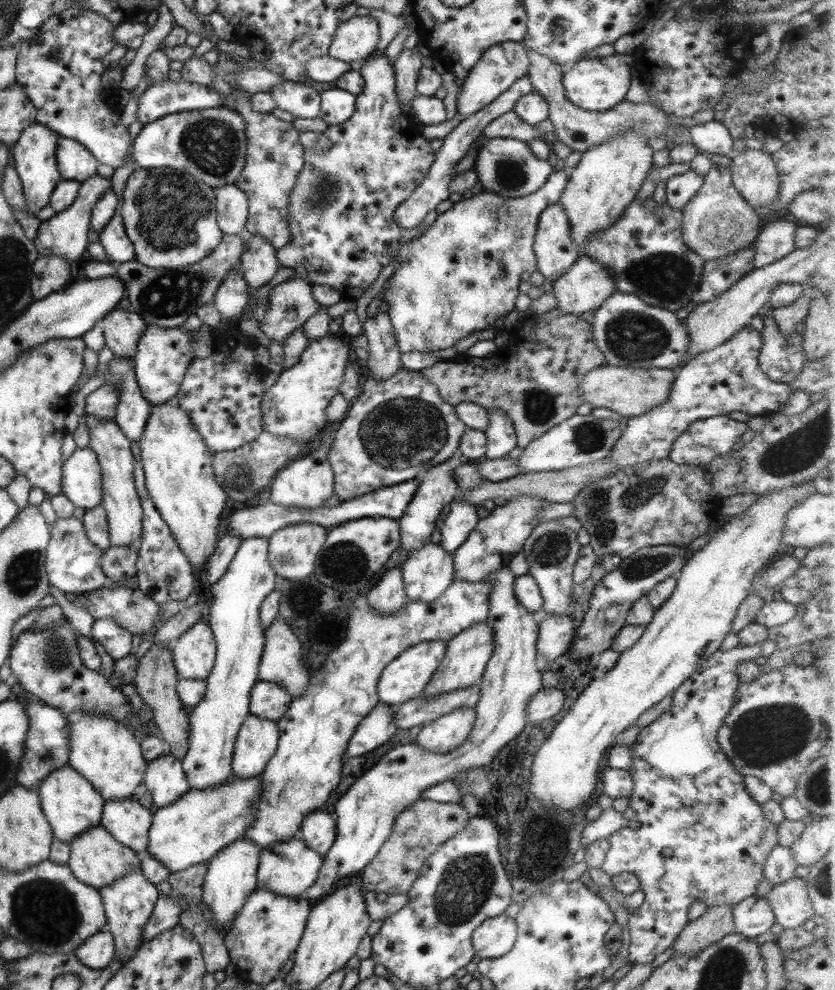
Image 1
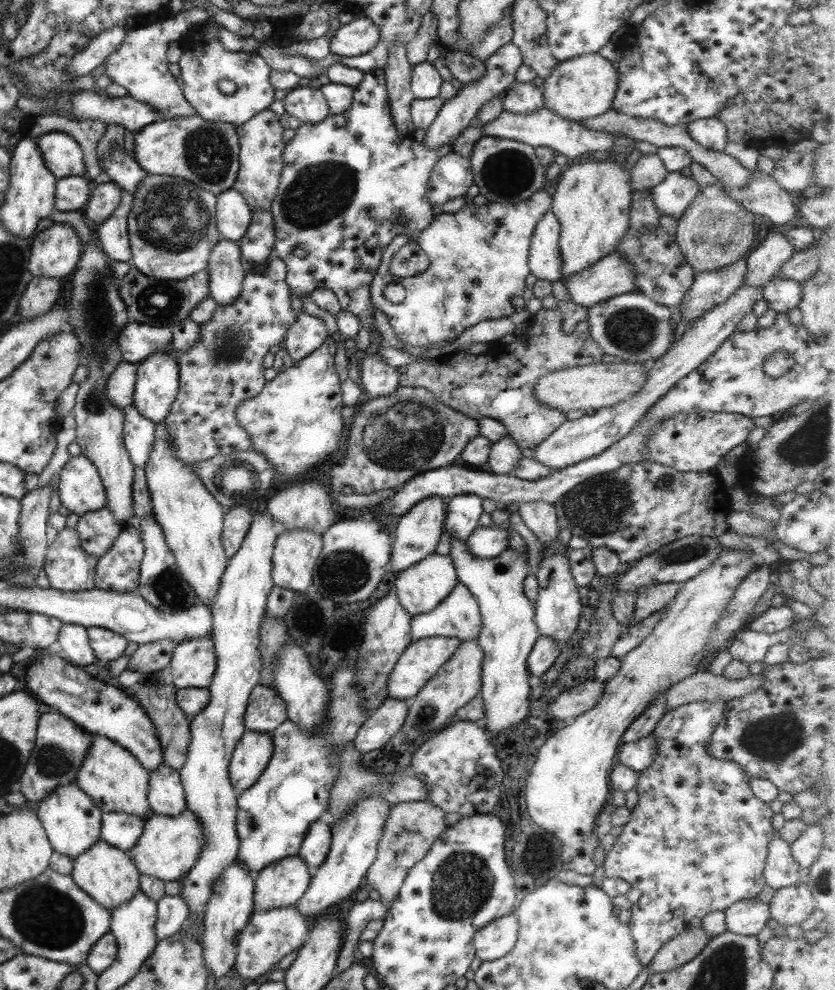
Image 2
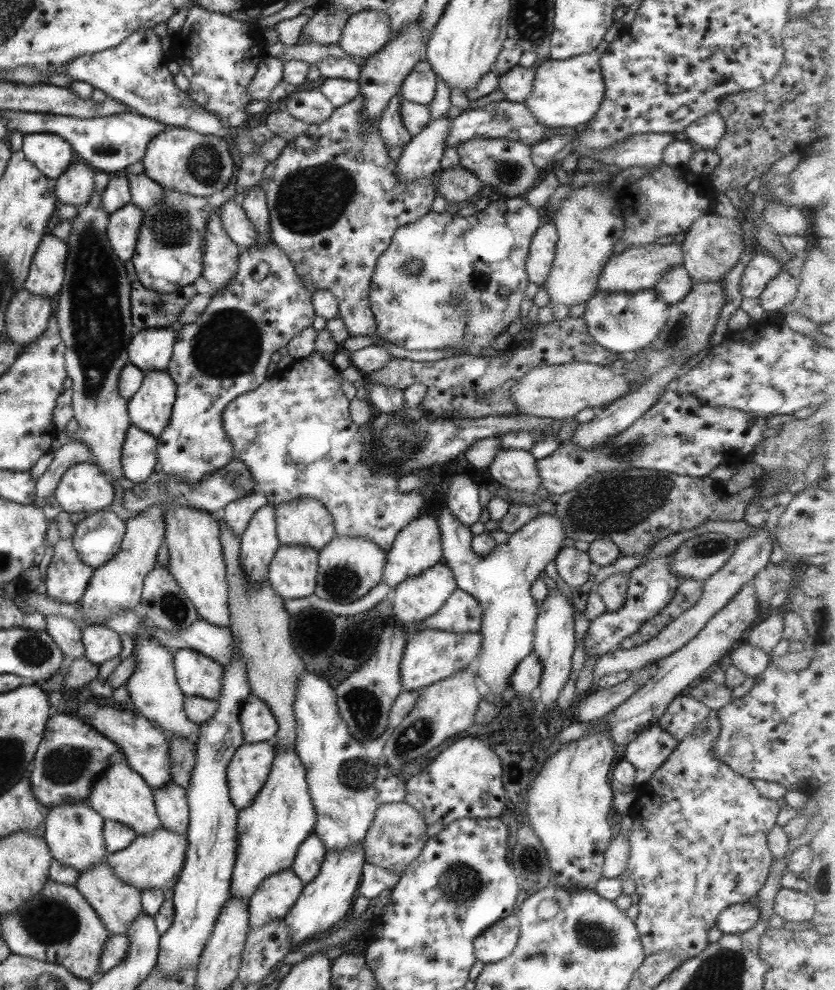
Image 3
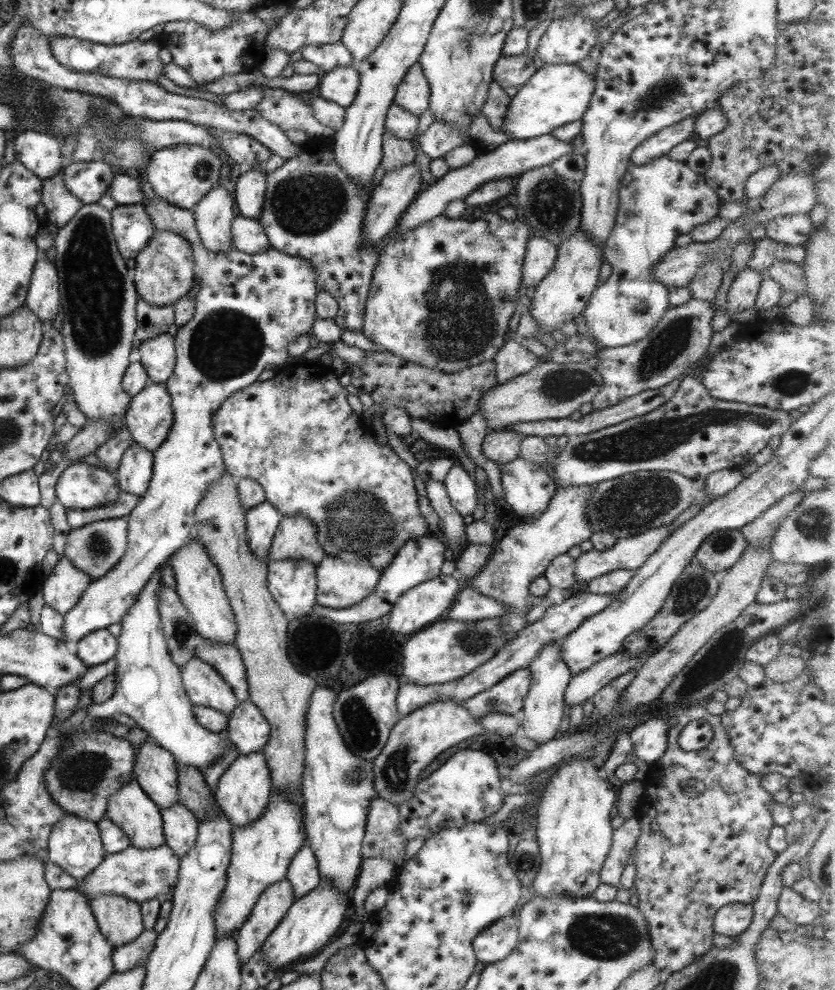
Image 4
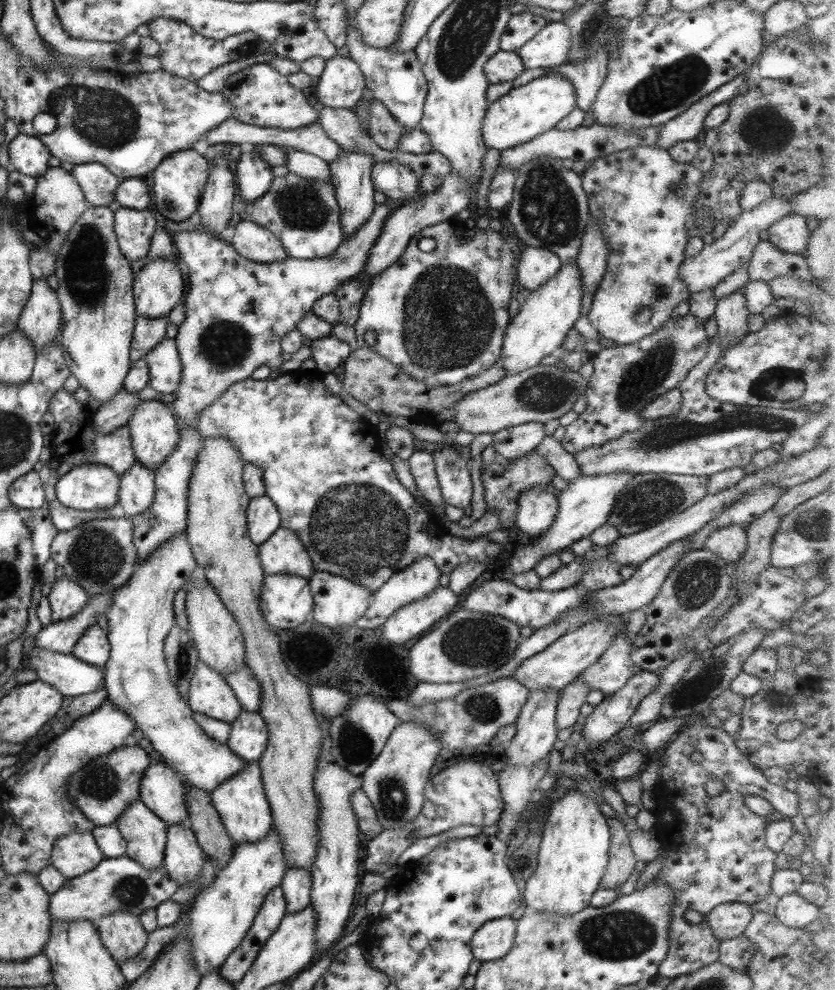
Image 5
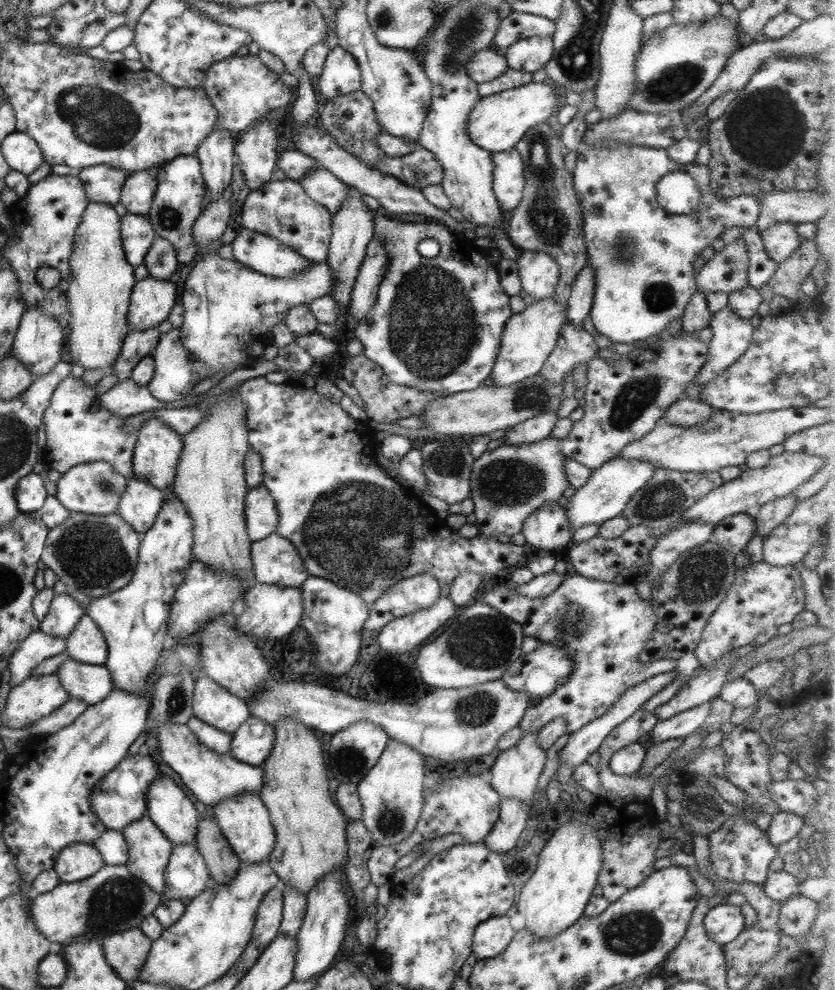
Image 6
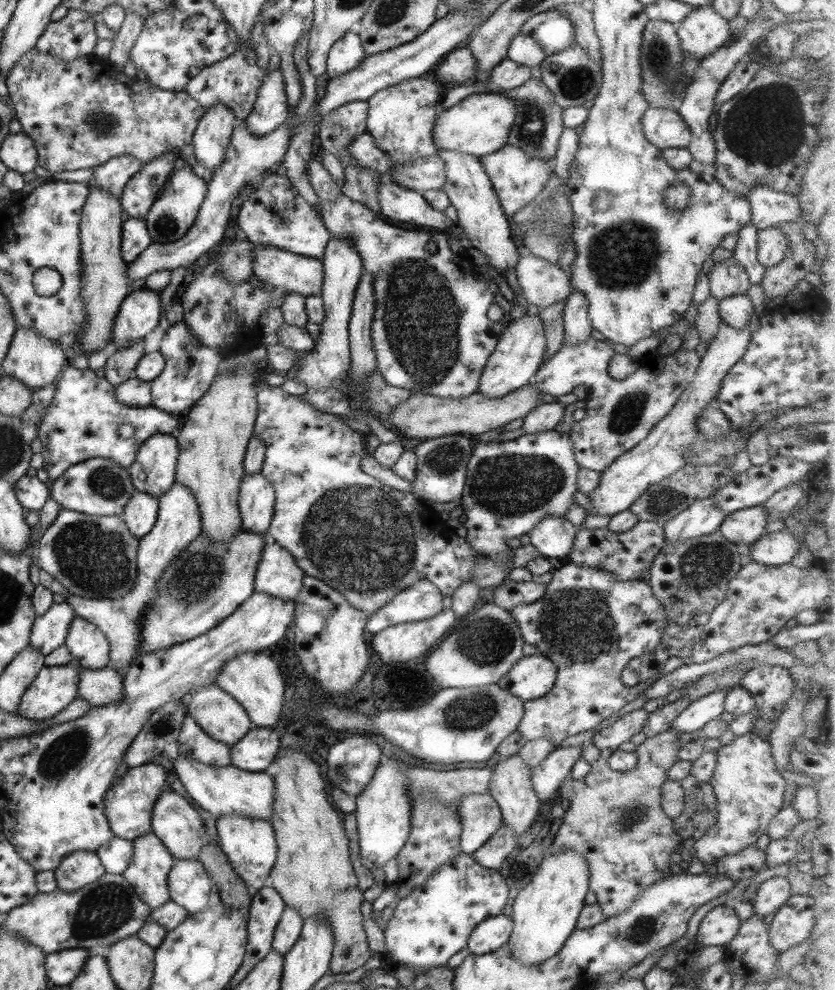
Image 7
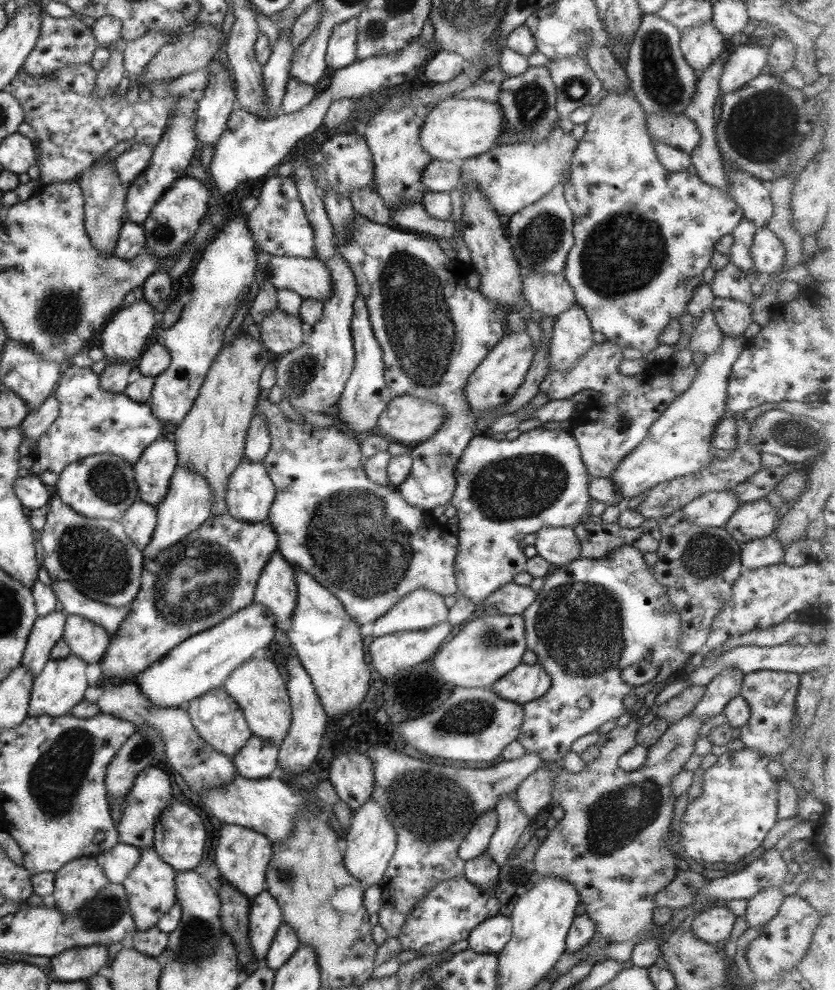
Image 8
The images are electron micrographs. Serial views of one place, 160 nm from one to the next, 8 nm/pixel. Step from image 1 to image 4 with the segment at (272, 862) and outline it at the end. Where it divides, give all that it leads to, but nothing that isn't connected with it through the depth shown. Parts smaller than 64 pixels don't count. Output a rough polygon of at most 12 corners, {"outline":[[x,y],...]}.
{"outline":[[286,878],[259,895],[234,940],[241,966],[294,900]]}

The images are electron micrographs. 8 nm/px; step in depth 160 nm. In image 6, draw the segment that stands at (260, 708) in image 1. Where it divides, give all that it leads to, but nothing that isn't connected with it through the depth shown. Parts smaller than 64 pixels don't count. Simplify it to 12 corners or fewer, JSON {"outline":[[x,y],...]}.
{"outline":[[250,716],[231,737],[229,755],[261,766],[273,726]]}

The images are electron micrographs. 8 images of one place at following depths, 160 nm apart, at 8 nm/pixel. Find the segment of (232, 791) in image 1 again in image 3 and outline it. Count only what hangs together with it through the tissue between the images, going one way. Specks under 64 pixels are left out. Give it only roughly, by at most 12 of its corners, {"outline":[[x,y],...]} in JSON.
{"outline":[[159,826],[104,860],[121,882],[164,891],[185,862],[185,834]]}

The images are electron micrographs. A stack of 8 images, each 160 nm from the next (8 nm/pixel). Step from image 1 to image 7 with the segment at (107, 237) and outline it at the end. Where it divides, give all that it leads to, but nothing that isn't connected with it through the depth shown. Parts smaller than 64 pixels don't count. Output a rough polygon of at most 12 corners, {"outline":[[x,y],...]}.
{"outline":[[144,221],[122,222],[120,257],[127,264],[152,243]]}

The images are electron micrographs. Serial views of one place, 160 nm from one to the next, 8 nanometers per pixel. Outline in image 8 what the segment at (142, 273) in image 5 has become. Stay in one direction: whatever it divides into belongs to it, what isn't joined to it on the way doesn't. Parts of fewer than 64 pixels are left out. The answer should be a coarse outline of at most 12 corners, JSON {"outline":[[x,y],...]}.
{"outline":[[153,304],[119,308],[101,332],[104,361],[137,362],[155,326]]}

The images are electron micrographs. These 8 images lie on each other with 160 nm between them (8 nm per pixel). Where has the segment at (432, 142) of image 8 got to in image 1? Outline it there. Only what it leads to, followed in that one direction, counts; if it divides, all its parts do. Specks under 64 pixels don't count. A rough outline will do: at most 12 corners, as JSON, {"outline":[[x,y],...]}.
{"outline":[[631,54],[579,59],[562,73],[567,101],[601,112],[624,101]]}

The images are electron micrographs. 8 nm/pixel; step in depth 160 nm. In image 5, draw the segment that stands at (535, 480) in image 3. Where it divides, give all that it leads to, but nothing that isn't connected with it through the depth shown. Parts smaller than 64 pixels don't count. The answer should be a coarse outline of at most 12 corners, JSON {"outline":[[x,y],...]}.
{"outline":[[549,486],[517,498],[515,526],[541,536],[553,524],[558,502]]}

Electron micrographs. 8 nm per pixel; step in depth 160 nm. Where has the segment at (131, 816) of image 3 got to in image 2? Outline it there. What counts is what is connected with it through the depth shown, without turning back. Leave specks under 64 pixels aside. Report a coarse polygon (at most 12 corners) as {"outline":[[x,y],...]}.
{"outline":[[91,734],[75,784],[99,811],[147,821],[150,772]]}

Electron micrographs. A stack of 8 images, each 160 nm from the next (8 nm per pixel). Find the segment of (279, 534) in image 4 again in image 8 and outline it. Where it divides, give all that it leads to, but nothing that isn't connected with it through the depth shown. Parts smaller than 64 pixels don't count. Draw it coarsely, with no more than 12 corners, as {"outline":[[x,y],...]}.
{"outline":[[274,552],[257,579],[252,602],[275,623],[296,605],[292,566]]}

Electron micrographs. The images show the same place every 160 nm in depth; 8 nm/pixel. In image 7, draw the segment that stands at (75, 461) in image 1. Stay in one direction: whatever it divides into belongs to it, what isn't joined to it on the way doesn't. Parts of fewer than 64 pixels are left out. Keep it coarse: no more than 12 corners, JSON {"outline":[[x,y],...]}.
{"outline":[[88,458],[48,483],[61,509],[121,516],[127,468]]}

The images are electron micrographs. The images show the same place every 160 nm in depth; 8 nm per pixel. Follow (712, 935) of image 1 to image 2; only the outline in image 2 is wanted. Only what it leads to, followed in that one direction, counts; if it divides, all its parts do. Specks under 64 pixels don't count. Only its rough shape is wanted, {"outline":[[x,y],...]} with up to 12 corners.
{"outline":[[699,927],[668,940],[646,964],[659,974],[689,962],[709,940]]}

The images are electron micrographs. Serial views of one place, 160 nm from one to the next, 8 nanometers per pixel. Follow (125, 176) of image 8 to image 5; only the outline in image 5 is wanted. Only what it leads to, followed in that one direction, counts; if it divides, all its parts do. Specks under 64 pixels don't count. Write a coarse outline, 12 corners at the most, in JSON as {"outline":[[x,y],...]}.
{"outline":[[96,162],[70,173],[89,206],[107,207],[121,180]]}

